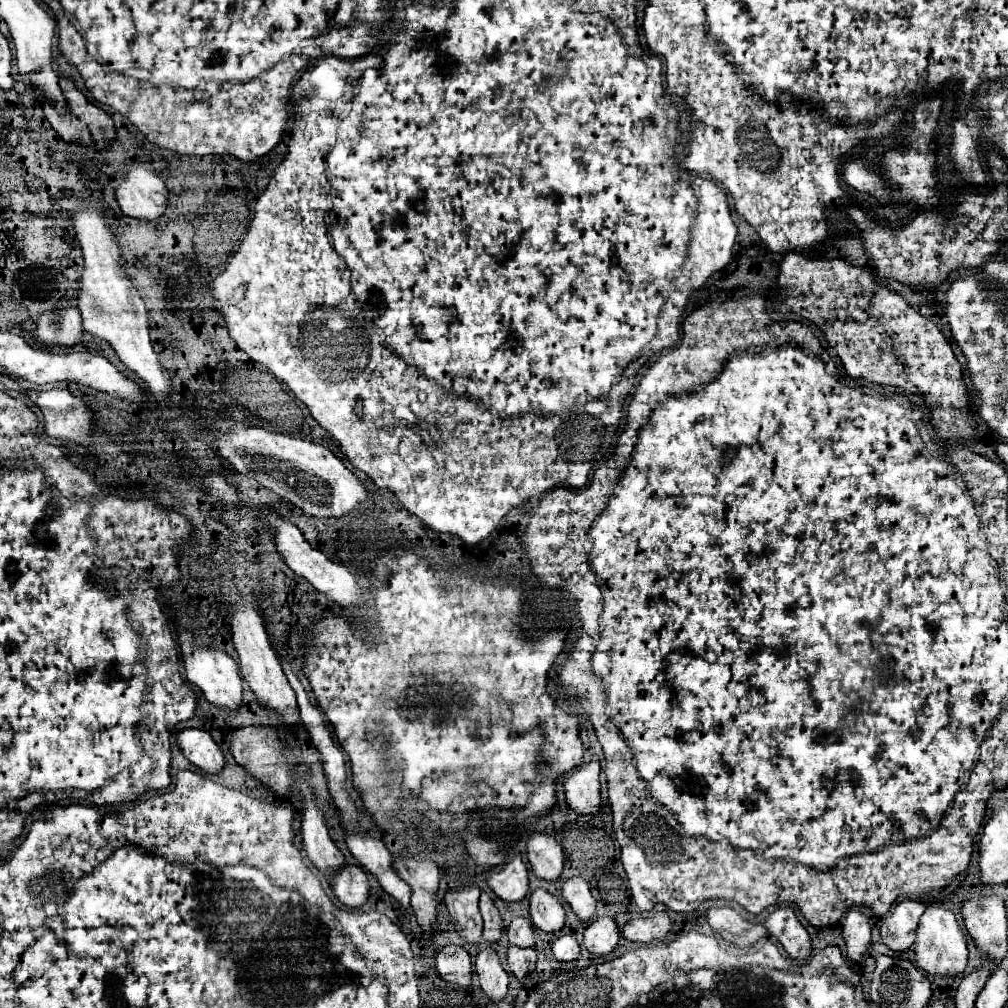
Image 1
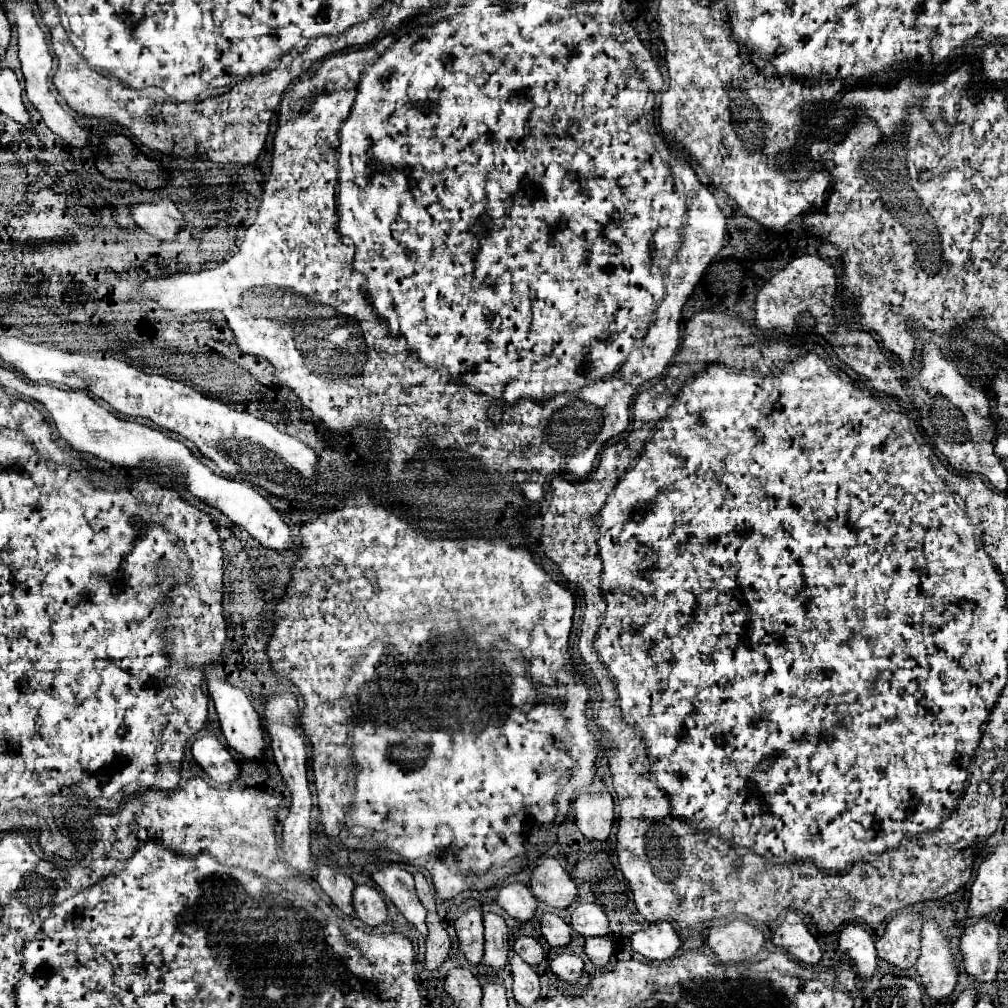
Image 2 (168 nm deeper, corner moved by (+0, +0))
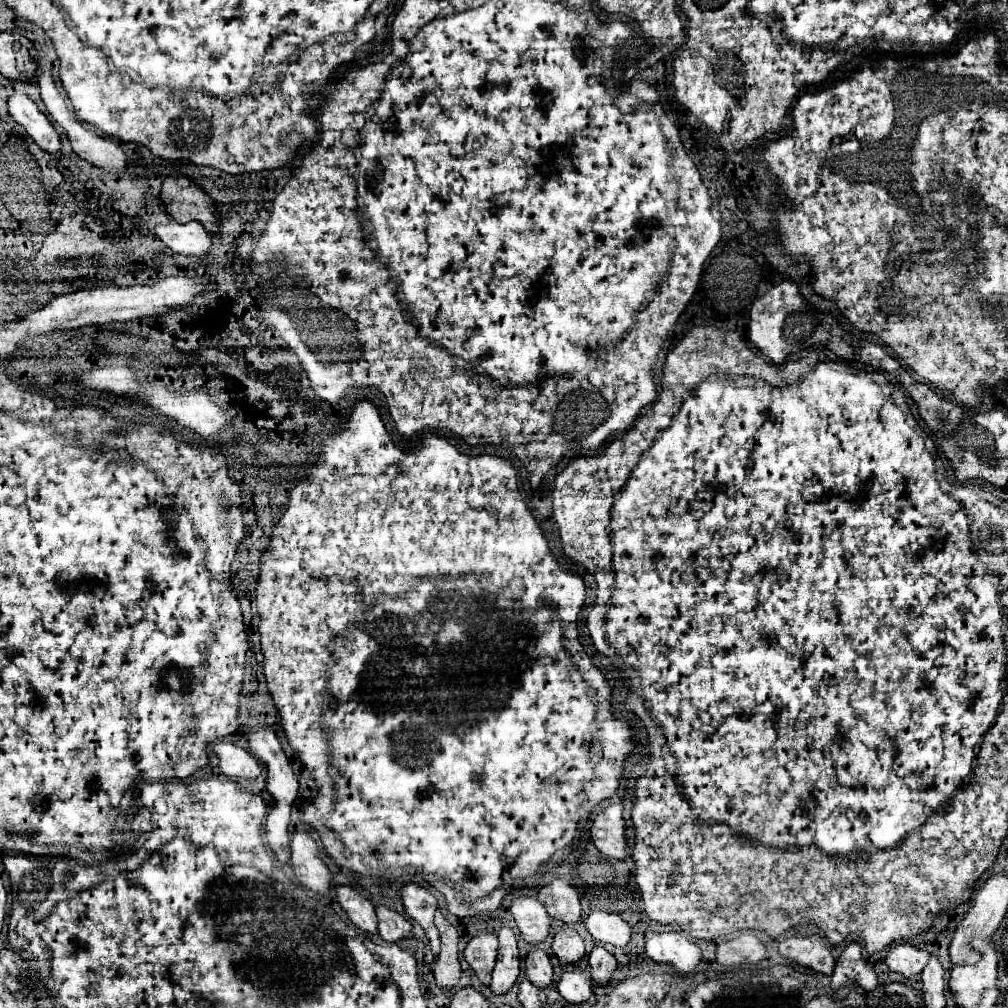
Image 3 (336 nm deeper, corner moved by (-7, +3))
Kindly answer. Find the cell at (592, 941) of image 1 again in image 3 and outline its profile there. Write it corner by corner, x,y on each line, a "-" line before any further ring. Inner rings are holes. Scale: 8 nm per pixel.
596,946
590,952
590,978
594,984
604,986
612,980
612,974
616,970
616,958
604,948
604,946

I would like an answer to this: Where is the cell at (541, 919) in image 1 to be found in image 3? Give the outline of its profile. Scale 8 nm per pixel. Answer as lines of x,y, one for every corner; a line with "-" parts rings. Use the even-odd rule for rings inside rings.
570,926
562,928
556,936
554,936
554,944
552,944
554,956
562,962
562,964
576,964
578,960
584,958
584,942
578,936
578,932

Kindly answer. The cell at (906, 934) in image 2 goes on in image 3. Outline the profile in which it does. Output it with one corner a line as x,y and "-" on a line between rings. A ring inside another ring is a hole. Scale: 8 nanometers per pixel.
896,944
894,948
888,950
886,964
890,972
902,974
904,978
912,978
924,970
928,964
928,952
924,948
914,948
908,944

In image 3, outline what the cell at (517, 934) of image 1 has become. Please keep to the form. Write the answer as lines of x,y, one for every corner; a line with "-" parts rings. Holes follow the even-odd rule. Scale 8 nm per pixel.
534,950
532,954
526,956
524,960
524,968
526,968
526,978
540,988
548,988
552,984
552,964
550,958
542,952
542,950

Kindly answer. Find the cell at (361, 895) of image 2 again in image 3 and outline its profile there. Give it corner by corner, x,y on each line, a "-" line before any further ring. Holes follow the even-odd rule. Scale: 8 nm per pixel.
378,906
378,934
384,942
400,942
410,936
412,922
386,906

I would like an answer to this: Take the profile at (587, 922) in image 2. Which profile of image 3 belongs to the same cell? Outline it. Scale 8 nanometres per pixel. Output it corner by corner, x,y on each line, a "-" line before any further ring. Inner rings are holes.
592,912
590,916
586,916
584,924
586,924
586,930
602,944
624,948
632,938
630,926
616,914

